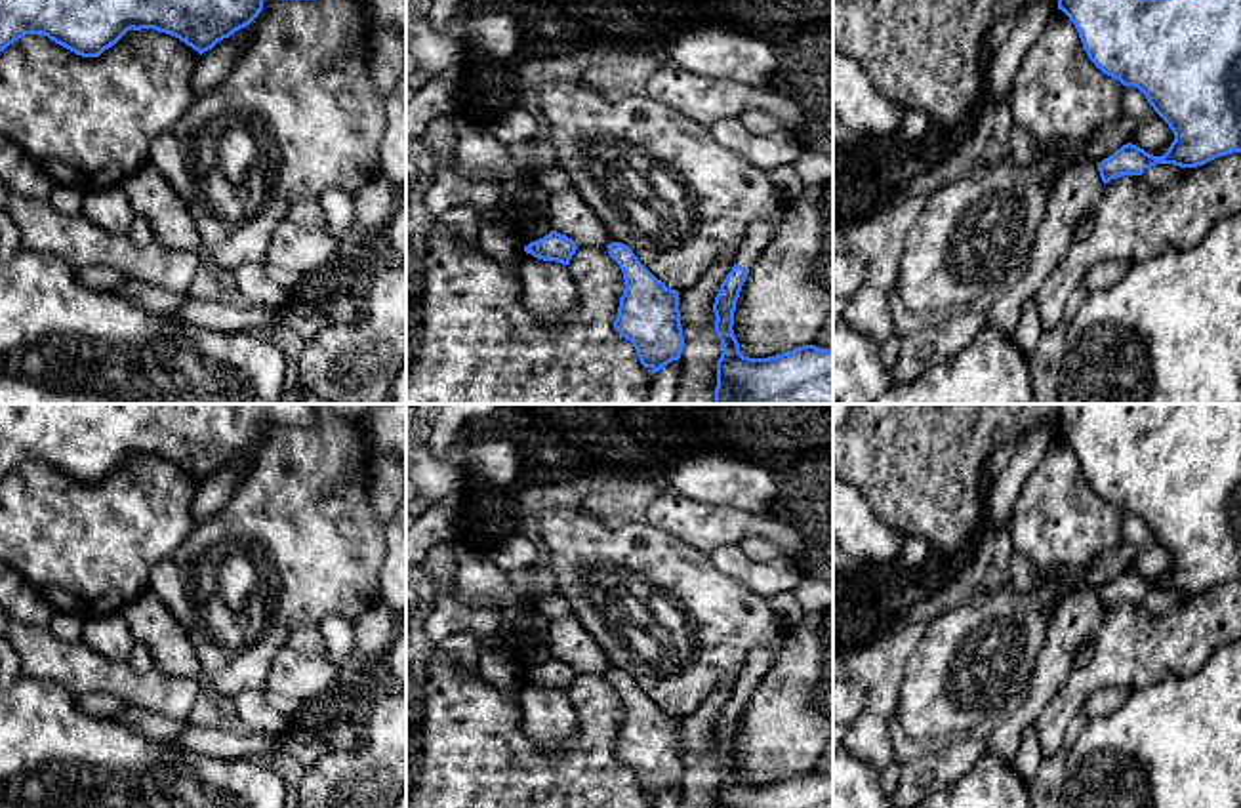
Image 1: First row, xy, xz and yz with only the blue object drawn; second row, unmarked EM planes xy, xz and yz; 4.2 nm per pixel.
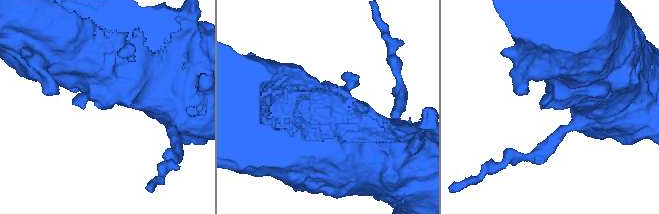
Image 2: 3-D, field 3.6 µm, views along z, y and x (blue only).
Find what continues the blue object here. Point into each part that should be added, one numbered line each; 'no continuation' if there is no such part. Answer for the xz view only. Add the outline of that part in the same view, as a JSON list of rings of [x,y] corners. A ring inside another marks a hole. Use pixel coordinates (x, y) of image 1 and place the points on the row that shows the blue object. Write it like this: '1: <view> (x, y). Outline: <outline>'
1: xz (759, 233). Outline: [[[766,215],[757,217],[753,225],[747,229],[745,240],[738,250],[734,263],[751,269],[763,248],[770,242],[770,238],[772,238],[772,219]]]

